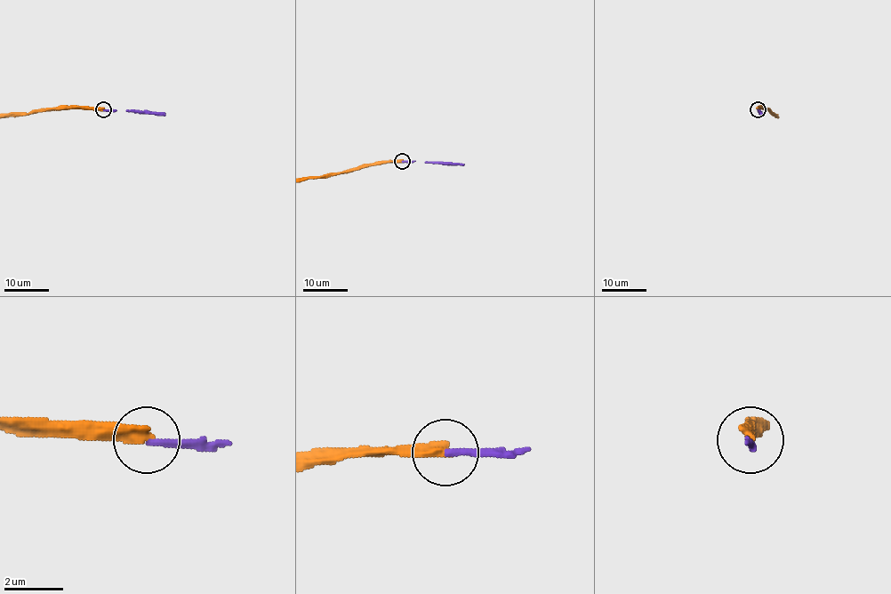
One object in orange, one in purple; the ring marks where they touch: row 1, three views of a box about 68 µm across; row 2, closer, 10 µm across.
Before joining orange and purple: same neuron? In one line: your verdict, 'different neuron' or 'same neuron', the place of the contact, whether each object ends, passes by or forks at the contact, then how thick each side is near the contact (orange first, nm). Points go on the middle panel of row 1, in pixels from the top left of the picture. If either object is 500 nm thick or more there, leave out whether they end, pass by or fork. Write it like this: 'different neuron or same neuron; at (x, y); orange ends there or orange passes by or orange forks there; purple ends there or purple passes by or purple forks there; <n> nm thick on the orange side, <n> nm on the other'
different neuron; at (402, 161); orange ends there; purple ends there; 400 nm thick on the orange side, 220 nm on the other

